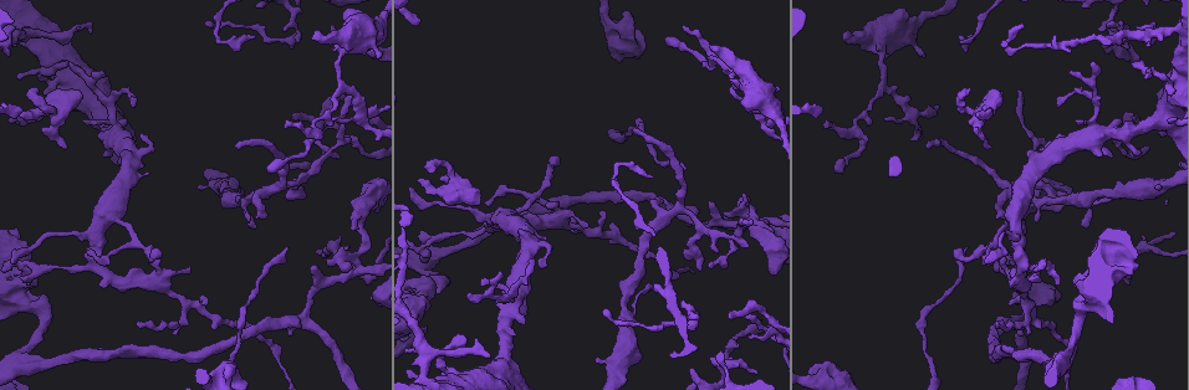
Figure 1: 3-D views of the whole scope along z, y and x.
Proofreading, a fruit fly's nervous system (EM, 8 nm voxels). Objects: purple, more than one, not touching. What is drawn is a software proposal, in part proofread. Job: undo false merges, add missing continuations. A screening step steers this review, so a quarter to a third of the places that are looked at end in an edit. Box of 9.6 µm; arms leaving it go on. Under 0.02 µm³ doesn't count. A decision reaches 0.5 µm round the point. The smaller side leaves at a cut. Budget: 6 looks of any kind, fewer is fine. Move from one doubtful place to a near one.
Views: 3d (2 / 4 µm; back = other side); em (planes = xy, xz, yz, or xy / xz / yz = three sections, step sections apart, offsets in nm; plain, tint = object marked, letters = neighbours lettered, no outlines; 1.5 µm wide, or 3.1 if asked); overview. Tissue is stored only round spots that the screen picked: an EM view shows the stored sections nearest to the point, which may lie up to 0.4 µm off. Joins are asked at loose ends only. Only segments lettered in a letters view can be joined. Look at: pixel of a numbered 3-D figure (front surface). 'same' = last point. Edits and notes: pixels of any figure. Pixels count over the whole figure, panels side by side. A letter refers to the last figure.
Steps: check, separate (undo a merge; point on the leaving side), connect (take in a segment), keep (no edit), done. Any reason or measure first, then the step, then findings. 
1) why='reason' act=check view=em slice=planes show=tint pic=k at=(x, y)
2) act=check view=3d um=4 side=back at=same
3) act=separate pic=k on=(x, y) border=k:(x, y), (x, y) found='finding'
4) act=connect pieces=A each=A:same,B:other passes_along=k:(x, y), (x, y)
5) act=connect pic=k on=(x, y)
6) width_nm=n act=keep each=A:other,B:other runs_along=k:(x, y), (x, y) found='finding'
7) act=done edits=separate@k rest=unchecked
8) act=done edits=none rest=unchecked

why='free end' act=check view=3d um=2 pic=1 at=(78, 92)

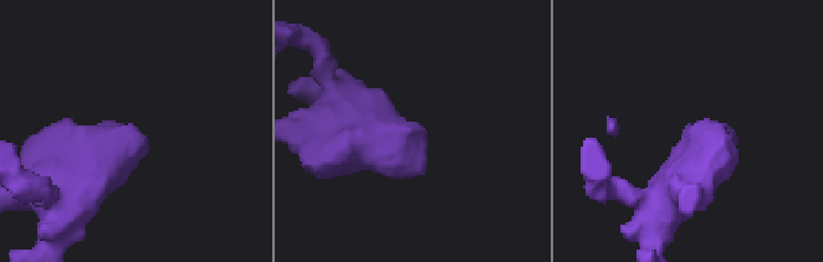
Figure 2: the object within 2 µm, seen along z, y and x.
why='now the EM' act=check view=em slice=xy step=4 show=tint pic=2 at=(419, 169)

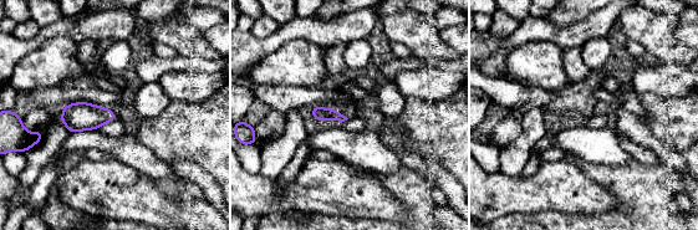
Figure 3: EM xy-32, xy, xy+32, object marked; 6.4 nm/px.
act=check view=em slice=planes show=letters at=same

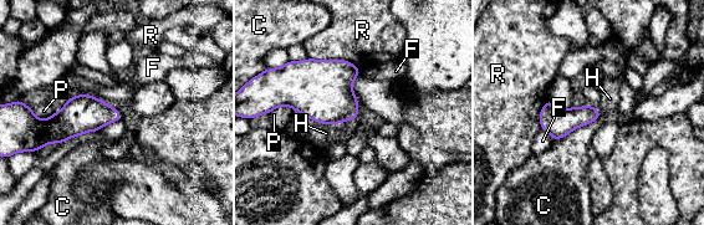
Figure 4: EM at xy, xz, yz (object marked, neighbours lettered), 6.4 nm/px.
longest_contact=C:360nm act=connect pieces=H each=C:other,F:other,H:same,P:other,R:other passes_along=4:(321, 90), (340, 122), (326, 133) found='the neuron continues'

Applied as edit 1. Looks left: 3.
act=check view=overview

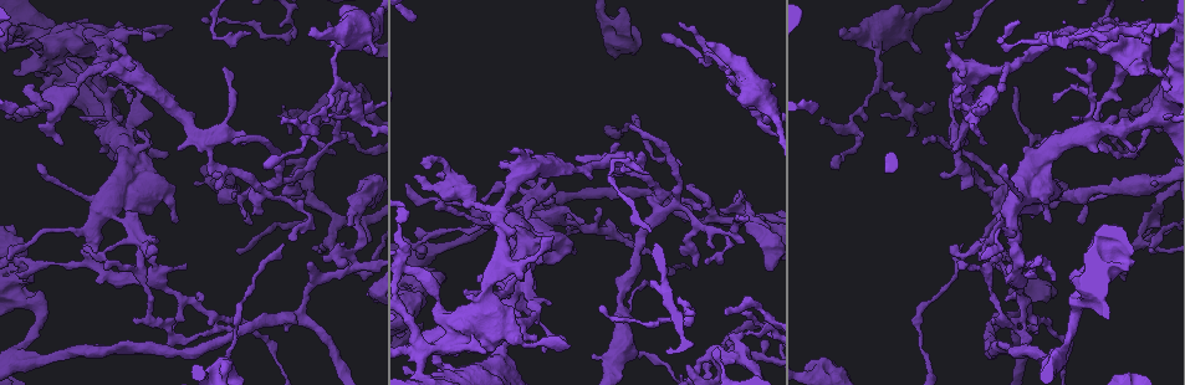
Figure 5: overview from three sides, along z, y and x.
why='branch stops here' act=check view=em slice=planes show=plain pic=5 at=(950, 41)

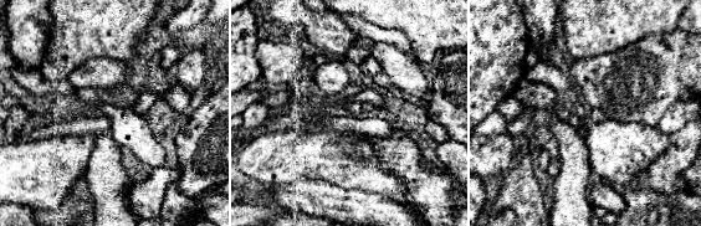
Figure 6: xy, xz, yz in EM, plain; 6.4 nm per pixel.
why='see the neighbours' act=check view=em slice=planes show=letters at=same

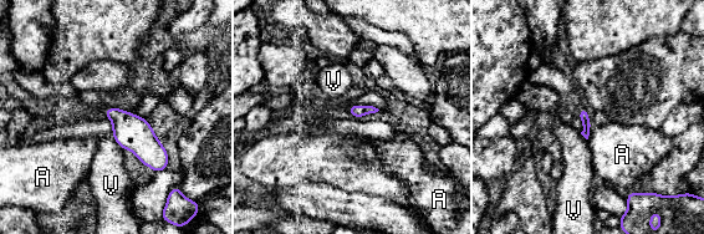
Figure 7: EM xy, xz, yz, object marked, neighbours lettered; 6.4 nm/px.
act=keep each=A:other,V:other found='none of them fits'

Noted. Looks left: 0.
act=done edits=connect@4 rest=unchecked

